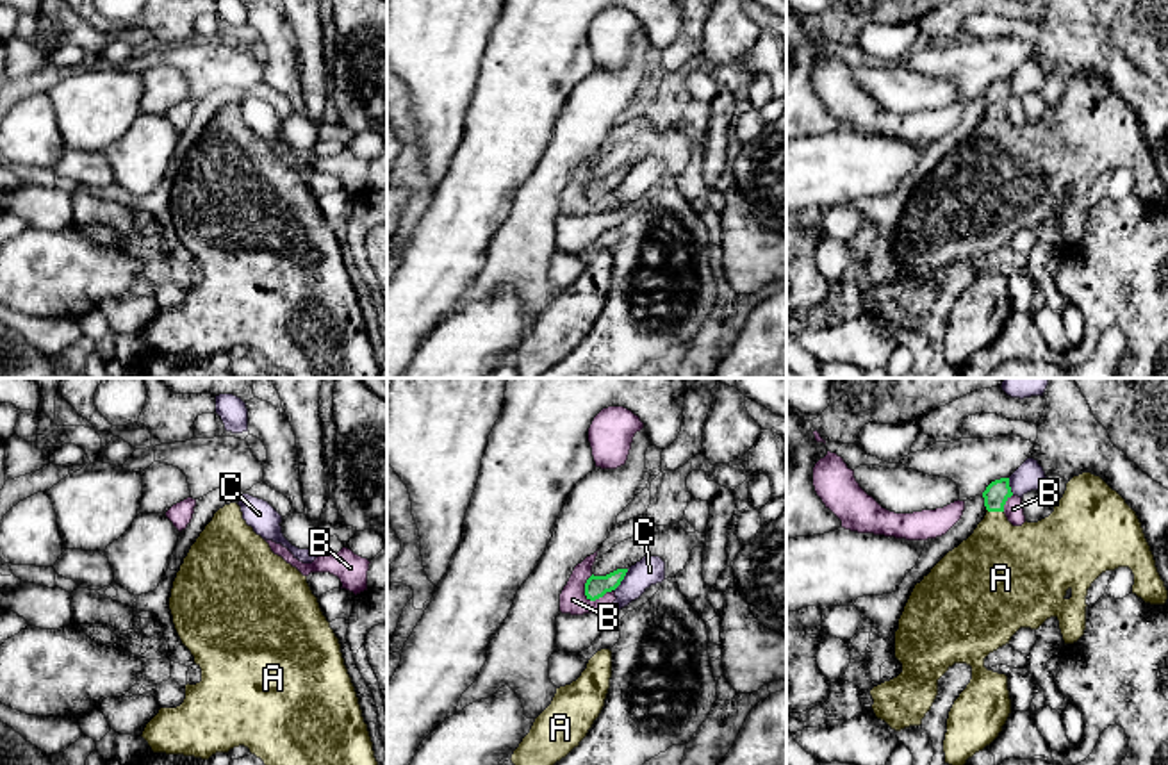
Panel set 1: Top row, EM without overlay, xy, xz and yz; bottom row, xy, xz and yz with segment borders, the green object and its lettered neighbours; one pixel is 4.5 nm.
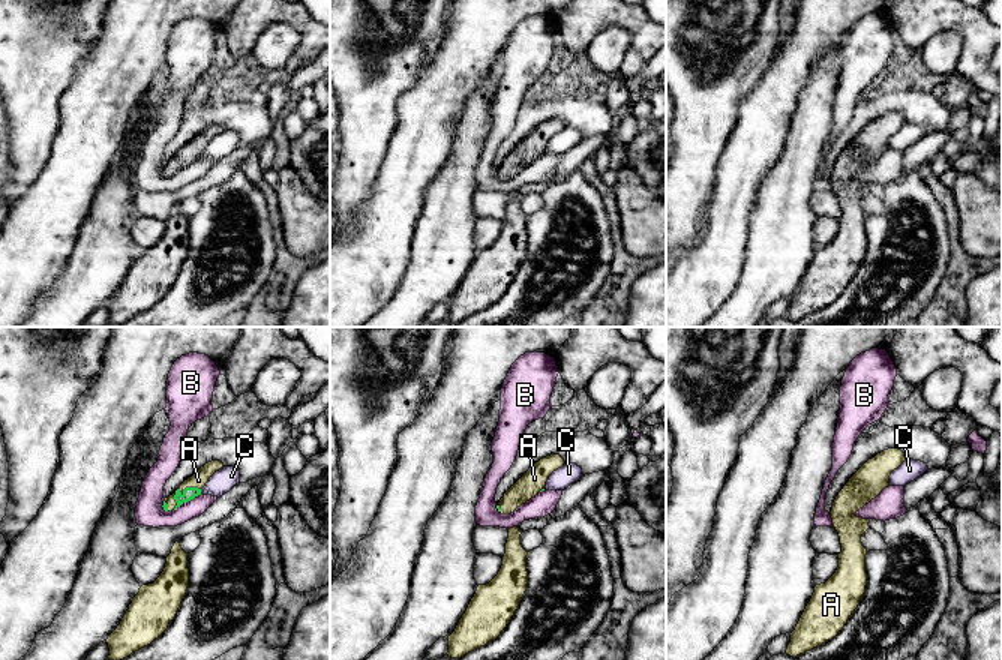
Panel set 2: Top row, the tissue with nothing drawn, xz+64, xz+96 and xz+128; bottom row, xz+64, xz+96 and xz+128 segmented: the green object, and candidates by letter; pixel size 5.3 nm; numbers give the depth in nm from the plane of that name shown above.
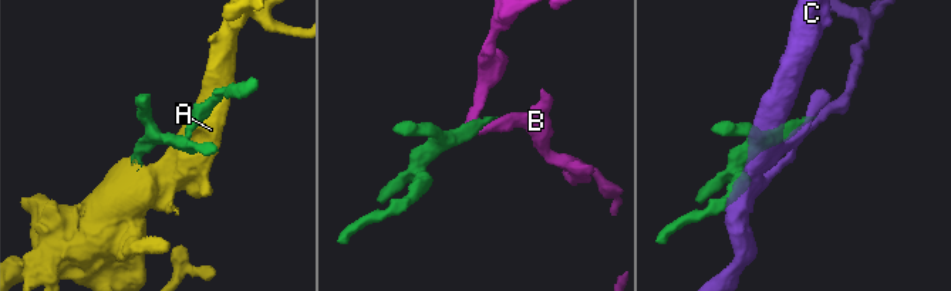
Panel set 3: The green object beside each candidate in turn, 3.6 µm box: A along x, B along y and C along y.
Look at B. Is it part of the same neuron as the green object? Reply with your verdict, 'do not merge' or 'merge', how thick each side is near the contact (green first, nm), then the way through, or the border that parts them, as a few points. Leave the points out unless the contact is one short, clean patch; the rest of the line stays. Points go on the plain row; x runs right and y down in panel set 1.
do not merge; 100 nm thick on the green side, 120 nm on the other; border along xz (584, 184), (584, 193), (591, 200), (598, 200), (612, 189)

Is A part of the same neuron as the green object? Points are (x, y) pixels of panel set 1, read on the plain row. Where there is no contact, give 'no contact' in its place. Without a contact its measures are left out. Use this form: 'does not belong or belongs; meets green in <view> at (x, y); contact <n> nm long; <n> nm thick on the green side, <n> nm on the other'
belongs; meets green in yz at (995, 111); contact 80 nm long; 110 nm thick on the green side, 380 nm on the other

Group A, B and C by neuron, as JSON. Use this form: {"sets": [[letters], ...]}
{"sets": [["A"], ["B"], ["C"]]}

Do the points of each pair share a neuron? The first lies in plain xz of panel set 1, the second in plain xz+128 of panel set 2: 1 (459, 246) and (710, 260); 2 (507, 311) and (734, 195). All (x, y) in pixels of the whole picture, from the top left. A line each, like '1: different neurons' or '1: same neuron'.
1: same neuron
2: different neurons

